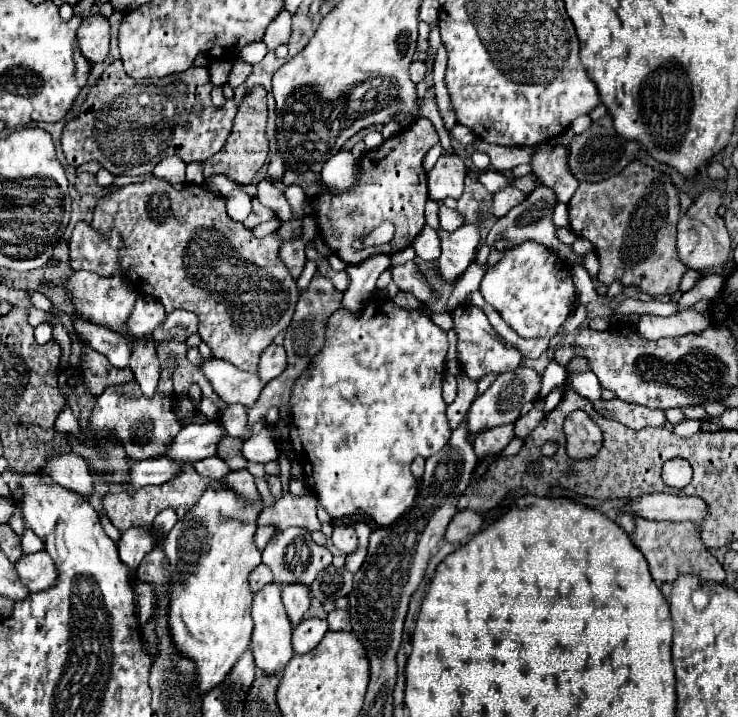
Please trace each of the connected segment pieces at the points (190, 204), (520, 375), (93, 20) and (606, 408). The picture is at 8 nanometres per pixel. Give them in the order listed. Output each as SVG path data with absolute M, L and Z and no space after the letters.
M159 177L125 185L109 197L99 199L91 225L99 231L107 227L121 231L127 247L123 255L125 277L137 283L141 293L159 299L167 313L175 309L195 313L199 317L199 335L211 347L211 353L219 359L231 361L241 371L255 373L263 349L273 343L277 333L283 331L293 317L299 289L295 279L279 261L281 241L273 235L255 239L243 223L237 223L227 215L225 199L201 185L185 185L183 189L175 189L169 181Z
M519 365L513 371L501 373L497 375L497 379L493 381L493 385L483 393L477 395L477 399L473 401L469 415L467 415L467 423L471 429L471 435L483 431L483 429L491 429L497 425L505 425L505 423L515 423L519 417L519 411L525 403L531 403L539 397L541 391L541 377L533 367L523 367Z
M97 13L83 19L83 25L79 27L79 49L91 63L105 61L109 53L109 39L111 25L107 17Z
M611 399L611 401L595 401L593 403L599 413L605 417L617 419L623 425L631 429L645 429L645 427L665 427L667 417L663 409L647 409L643 405L627 403L621 399Z

